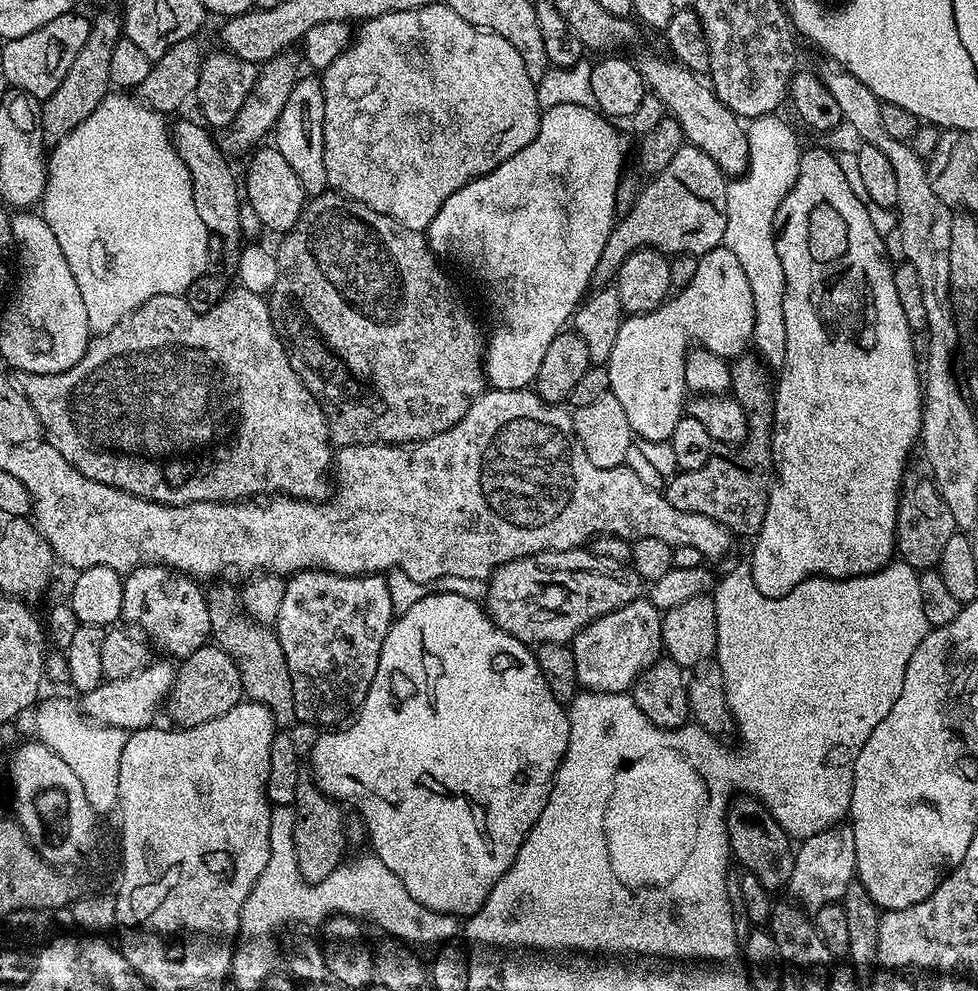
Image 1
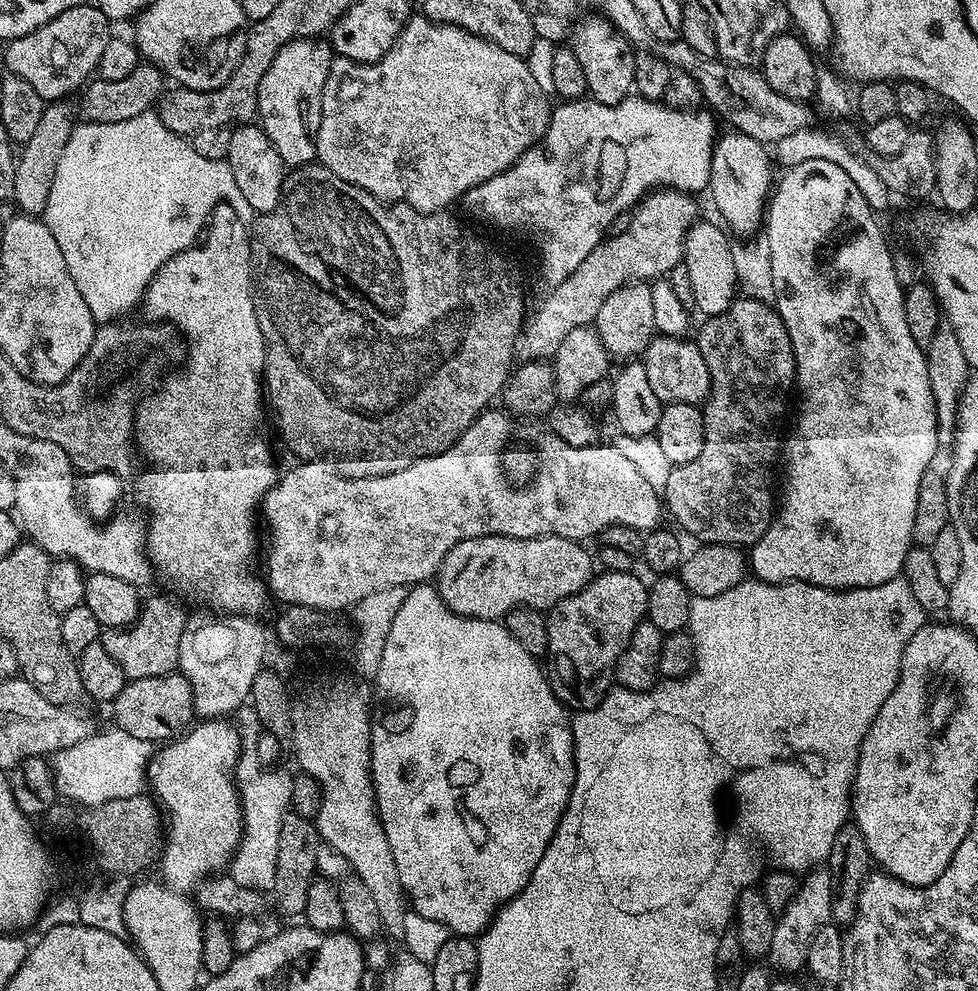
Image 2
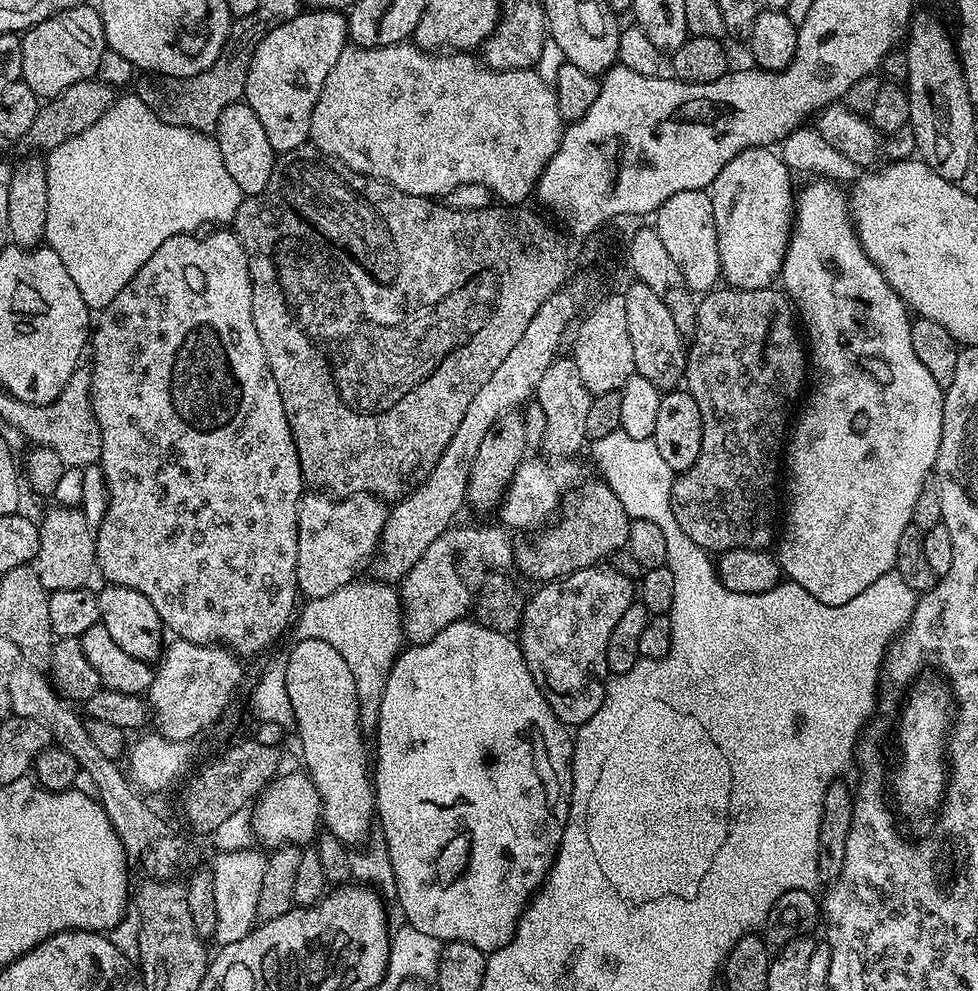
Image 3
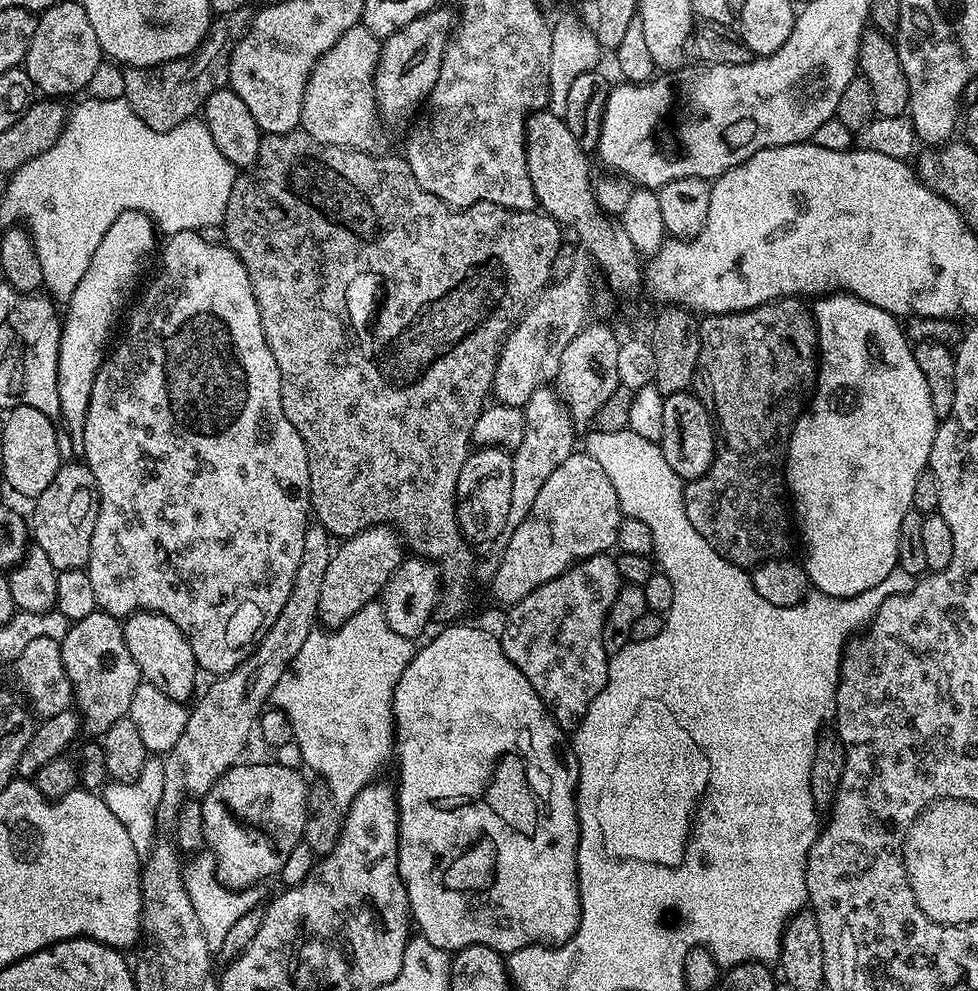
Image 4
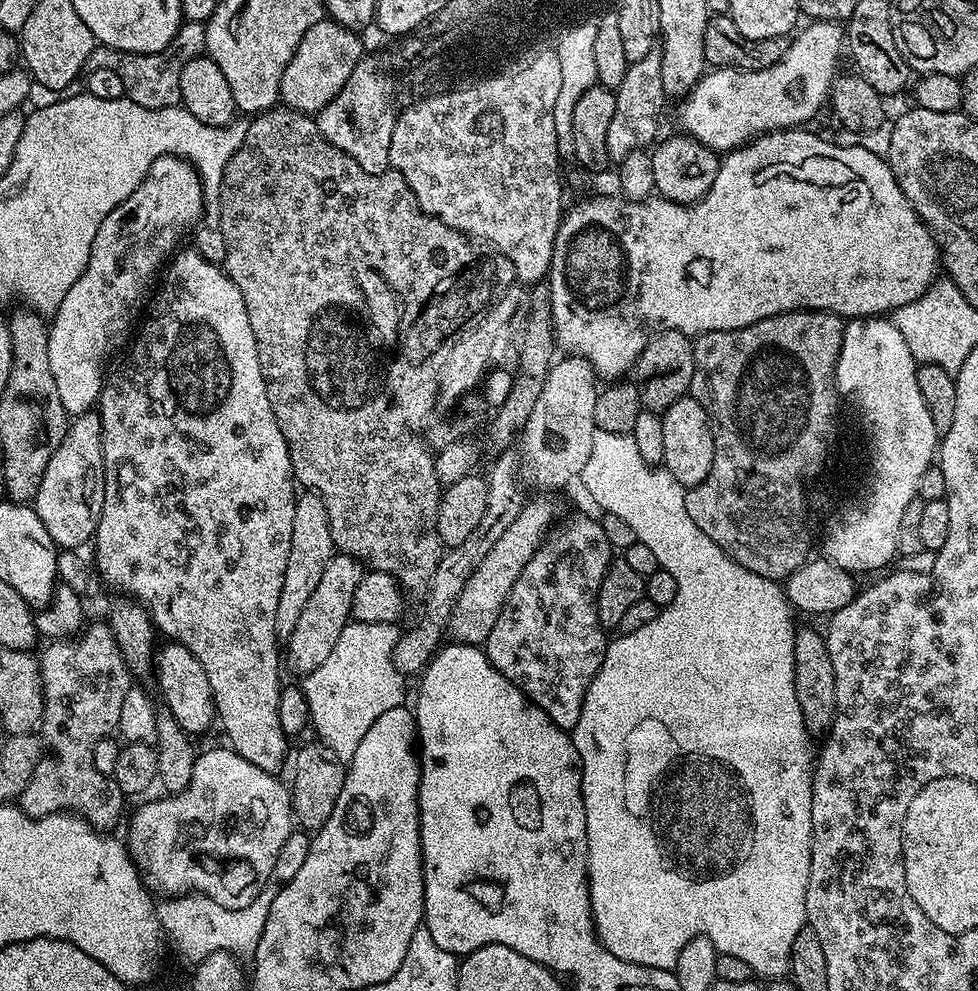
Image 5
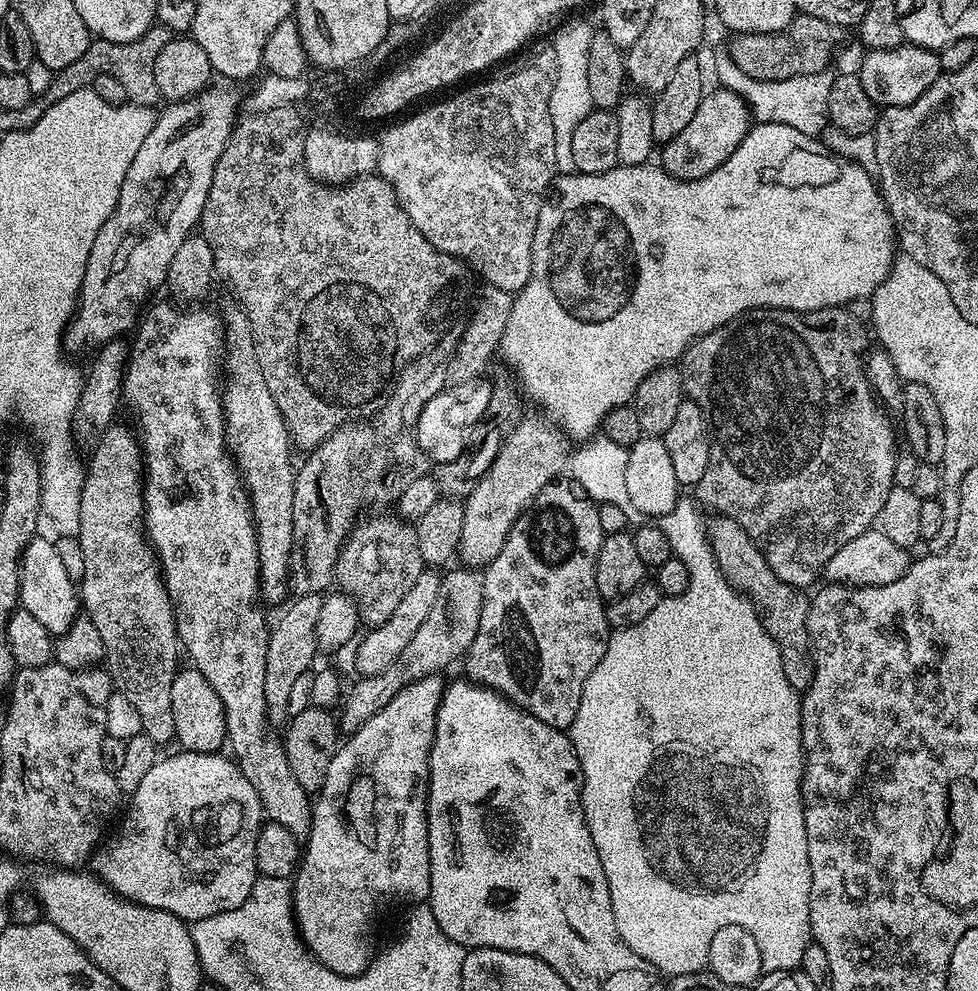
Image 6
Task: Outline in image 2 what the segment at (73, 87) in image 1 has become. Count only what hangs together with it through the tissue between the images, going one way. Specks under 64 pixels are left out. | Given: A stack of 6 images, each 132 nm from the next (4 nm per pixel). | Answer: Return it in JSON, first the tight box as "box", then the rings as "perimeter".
{"box":[11,99,78,217],"perimeter":[[[67,99],[45,103],[44,113],[34,135],[23,141],[16,158],[14,170],[14,198],[11,203],[20,208],[25,216],[43,217],[46,202],[50,202],[50,189],[54,186],[54,174],[58,170],[58,161],[66,150],[66,142],[70,142],[70,134],[78,123],[78,112],[68,105]]]}

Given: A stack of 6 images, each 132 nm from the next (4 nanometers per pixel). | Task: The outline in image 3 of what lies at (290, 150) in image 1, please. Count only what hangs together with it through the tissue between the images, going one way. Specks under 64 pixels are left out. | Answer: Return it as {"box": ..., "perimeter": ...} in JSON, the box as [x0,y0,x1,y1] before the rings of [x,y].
{"box":[244,10,348,154],"perimeter":[[[302,10],[258,42],[246,74],[244,100],[258,114],[266,138],[278,154],[309,143],[310,118],[318,94],[348,43],[348,18],[340,10]]]}

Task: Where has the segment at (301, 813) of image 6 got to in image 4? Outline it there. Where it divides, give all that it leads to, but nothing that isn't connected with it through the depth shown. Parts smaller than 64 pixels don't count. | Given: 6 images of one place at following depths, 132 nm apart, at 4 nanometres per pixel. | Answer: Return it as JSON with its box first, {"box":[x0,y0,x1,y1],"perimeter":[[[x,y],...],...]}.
{"box":[82,231,312,674],"perimeter":[[[199,231],[194,232],[174,232],[163,241],[162,251],[159,253],[161,268],[157,270],[156,277],[148,284],[148,289],[144,292],[144,297],[136,304],[136,309],[132,313],[129,311],[128,329],[124,332],[124,337],[120,340],[120,345],[113,347],[107,353],[103,366],[98,370],[94,378],[94,390],[90,390],[90,410],[86,410],[86,426],[82,443],[84,443],[83,463],[88,465],[90,471],[96,479],[96,489],[100,495],[100,505],[98,506],[98,518],[94,522],[94,534],[90,538],[90,558],[88,559],[87,573],[94,589],[94,598],[96,599],[97,609],[101,612],[108,612],[117,618],[127,618],[133,612],[160,612],[182,634],[186,634],[186,642],[190,642],[190,650],[194,650],[194,658],[201,669],[204,668],[212,674],[223,674],[234,670],[251,652],[256,648],[263,635],[270,630],[278,614],[282,613],[282,608],[290,596],[291,586],[294,584],[294,578],[298,569],[299,559],[302,555],[303,539],[306,538],[306,532],[310,525],[310,509],[312,499],[310,498],[310,486],[308,485],[308,447],[304,444],[294,430],[290,418],[286,418],[286,410],[282,410],[282,398],[280,397],[280,375],[278,374],[278,362],[274,362],[274,354],[270,354],[270,346],[264,337],[262,322],[258,314],[258,302],[254,298],[254,290],[250,286],[248,271],[243,262],[234,254],[227,243],[215,244],[206,242]]]}

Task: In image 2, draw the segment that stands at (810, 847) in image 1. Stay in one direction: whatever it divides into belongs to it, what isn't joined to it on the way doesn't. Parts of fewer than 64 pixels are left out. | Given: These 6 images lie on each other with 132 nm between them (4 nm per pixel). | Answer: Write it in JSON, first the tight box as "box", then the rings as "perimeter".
{"box":[766,866,832,974],"perimeter":[[[820,866],[815,870],[809,871],[807,875],[799,881],[794,898],[784,907],[784,911],[776,917],[774,926],[774,939],[770,941],[770,950],[766,957],[766,964],[769,969],[775,970],[780,974],[800,974],[808,967],[808,951],[810,942],[814,939],[814,934],[822,930],[832,920],[832,911],[830,910],[830,898],[832,897],[832,876],[829,874],[827,867]]]}

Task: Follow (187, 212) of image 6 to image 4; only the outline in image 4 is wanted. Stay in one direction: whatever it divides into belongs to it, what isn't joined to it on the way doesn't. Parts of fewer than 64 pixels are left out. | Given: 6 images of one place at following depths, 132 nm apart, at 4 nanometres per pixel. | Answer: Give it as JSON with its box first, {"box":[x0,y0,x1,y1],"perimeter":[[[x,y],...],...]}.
{"box":[56,208,158,438],"perimeter":[[[127,208],[122,214],[118,214],[118,218],[114,218],[114,222],[110,224],[110,230],[106,230],[106,234],[102,234],[102,242],[98,242],[98,250],[94,250],[94,258],[90,258],[90,270],[86,270],[86,274],[82,274],[82,282],[78,282],[78,286],[74,289],[74,294],[71,298],[66,301],[66,308],[68,313],[65,311],[62,316],[62,327],[60,330],[60,349],[58,350],[58,370],[56,371],[56,377],[58,378],[58,406],[60,407],[59,419],[64,420],[64,424],[68,427],[68,432],[76,438],[83,437],[84,427],[86,426],[86,410],[90,410],[90,390],[94,390],[94,378],[98,374],[98,370],[103,366],[106,353],[109,351],[110,343],[108,339],[112,336],[112,327],[116,324],[116,319],[121,316],[125,311],[124,303],[128,300],[128,295],[136,288],[136,279],[140,276],[140,271],[144,268],[144,259],[151,254],[152,251],[155,253],[158,248],[158,240],[156,244],[156,236],[158,237],[157,229],[154,227],[151,218],[141,212],[138,208]]]}

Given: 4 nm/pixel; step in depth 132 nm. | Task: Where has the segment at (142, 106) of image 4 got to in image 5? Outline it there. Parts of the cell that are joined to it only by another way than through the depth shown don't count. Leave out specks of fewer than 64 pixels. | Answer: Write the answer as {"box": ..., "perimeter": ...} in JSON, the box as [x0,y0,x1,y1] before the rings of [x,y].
{"box":[87,20,206,110],"perimeter":[[[190,20],[181,23],[178,34],[174,34],[174,38],[170,42],[170,46],[166,46],[160,52],[154,54],[138,54],[137,52],[119,52],[113,48],[105,48],[97,46],[90,54],[88,59],[87,71],[93,72],[101,68],[102,70],[118,70],[118,74],[122,74],[122,82],[124,83],[124,91],[127,99],[138,102],[138,106],[146,106],[150,110],[162,110],[163,108],[174,108],[180,104],[180,79],[182,78],[182,70],[186,66],[186,62],[190,62],[194,58],[205,55],[206,34],[204,33],[205,25],[199,20]]]}

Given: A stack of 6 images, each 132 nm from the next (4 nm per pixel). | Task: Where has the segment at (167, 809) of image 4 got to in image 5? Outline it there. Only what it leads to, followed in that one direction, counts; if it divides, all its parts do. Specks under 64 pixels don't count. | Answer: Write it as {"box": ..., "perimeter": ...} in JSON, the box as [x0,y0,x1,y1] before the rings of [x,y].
{"box":[274,493,335,642],"perimeter":[[[301,493],[297,497],[294,508],[290,555],[287,559],[286,574],[283,576],[282,591],[279,594],[277,613],[274,618],[277,639],[286,642],[290,634],[294,632],[295,623],[298,622],[307,599],[314,594],[314,589],[322,578],[322,572],[335,552],[324,500],[316,493]]]}

